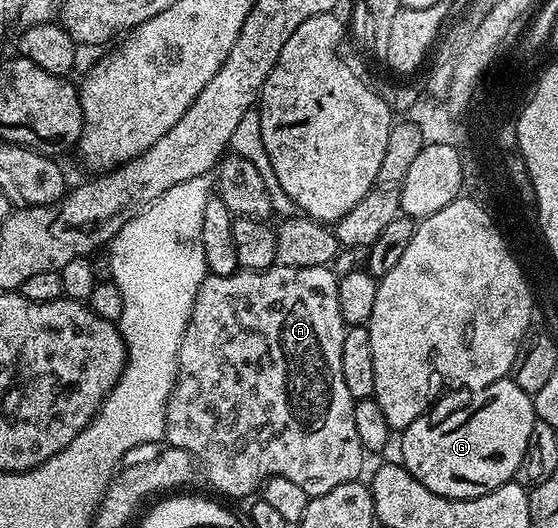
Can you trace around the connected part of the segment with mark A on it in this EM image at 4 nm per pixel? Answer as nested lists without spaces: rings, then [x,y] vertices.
[[[274,264],[269,269],[238,268],[231,275],[209,273],[203,279],[195,295],[193,310],[179,347],[177,356],[177,378],[165,404],[164,440],[192,455],[194,462],[205,468],[209,481],[221,493],[229,497],[249,497],[260,490],[269,477],[291,479],[298,487],[307,491],[309,498],[327,495],[339,487],[339,483],[356,481],[362,476],[361,468],[365,465],[367,454],[359,443],[359,434],[355,431],[354,399],[343,383],[343,335],[347,328],[343,315],[339,311],[339,277],[329,265],[311,267],[287,267]]]

